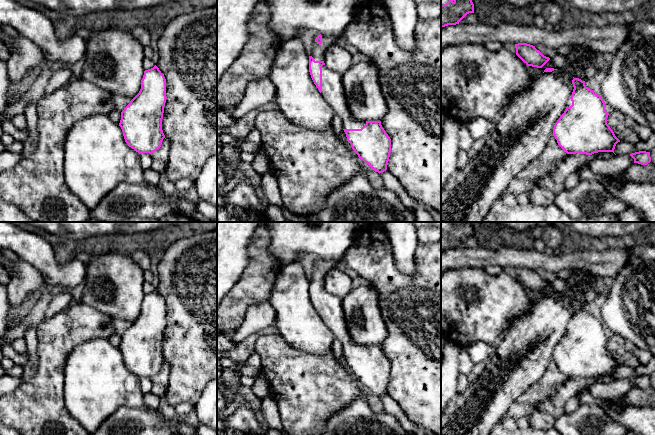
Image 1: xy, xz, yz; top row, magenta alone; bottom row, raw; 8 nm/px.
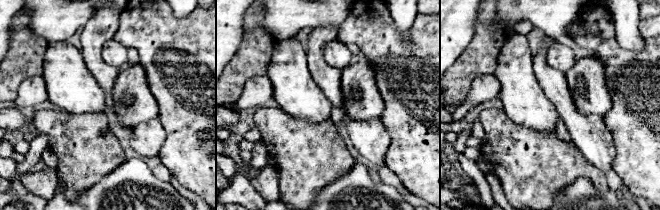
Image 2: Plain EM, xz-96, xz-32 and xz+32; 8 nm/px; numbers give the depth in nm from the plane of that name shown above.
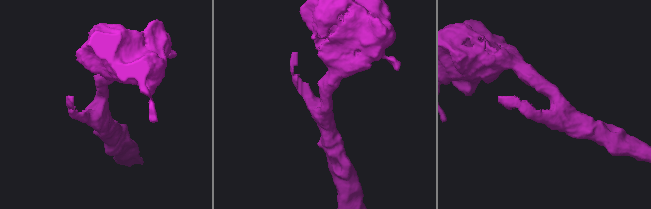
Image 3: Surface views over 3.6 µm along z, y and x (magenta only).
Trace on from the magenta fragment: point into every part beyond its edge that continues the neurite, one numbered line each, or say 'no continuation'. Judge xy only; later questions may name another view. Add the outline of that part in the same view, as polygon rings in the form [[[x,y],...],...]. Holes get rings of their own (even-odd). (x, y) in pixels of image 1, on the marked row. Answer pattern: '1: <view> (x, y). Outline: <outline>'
no continuation

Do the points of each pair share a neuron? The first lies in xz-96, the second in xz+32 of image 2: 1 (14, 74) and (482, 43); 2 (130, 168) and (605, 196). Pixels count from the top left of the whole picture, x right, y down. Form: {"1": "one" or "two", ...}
{"1": "one", "2": "one"}

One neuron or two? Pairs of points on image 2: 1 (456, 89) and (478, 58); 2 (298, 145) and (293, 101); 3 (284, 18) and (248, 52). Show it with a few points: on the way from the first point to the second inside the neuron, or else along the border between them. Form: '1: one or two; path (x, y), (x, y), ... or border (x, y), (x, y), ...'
1: one; path (457, 81), (470, 66)
2: two; border (280, 107), (293, 117), (318, 123)
3: two; border (263, 10), (263, 27), (278, 40)

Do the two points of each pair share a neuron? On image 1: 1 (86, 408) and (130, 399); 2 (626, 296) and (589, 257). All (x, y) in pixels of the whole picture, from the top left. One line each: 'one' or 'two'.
1: one
2: two

